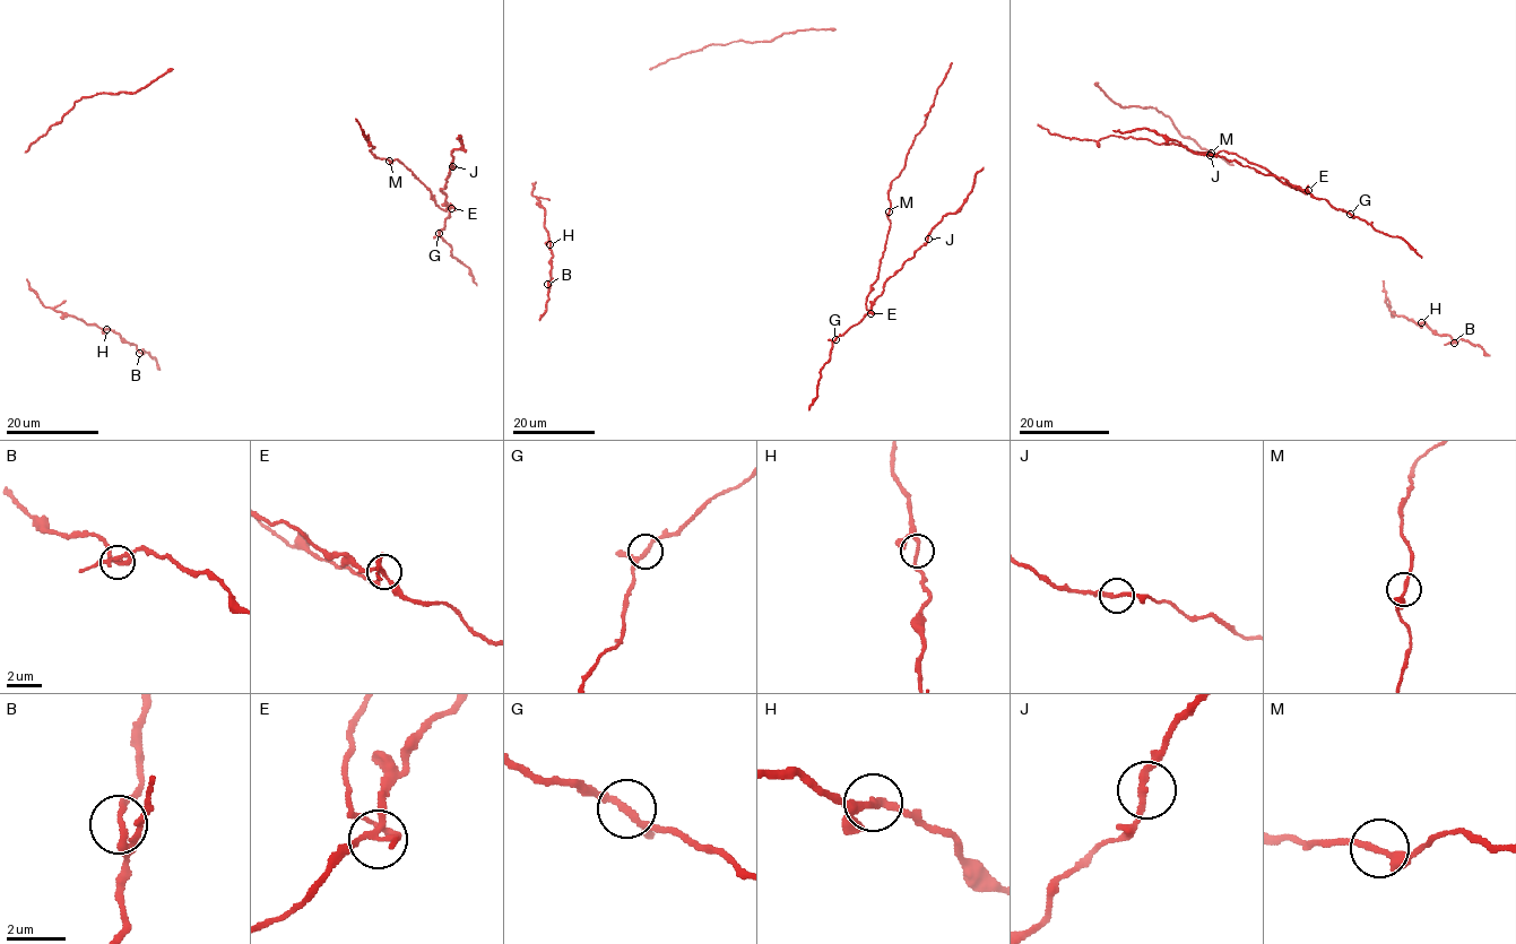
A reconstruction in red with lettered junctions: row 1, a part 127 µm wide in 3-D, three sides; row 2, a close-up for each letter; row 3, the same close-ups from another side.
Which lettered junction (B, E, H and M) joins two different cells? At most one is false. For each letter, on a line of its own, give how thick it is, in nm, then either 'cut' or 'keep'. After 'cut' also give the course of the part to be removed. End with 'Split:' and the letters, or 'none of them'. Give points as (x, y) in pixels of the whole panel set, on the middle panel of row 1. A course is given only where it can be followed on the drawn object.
B: 200 nm | keep
E: 190 nm | cut | (871, 313), (884, 283), (925, 244), (933, 227), (961, 207), (982, 167)
H: 190 nm | keep
M: 240 nm | keep
Split: E

